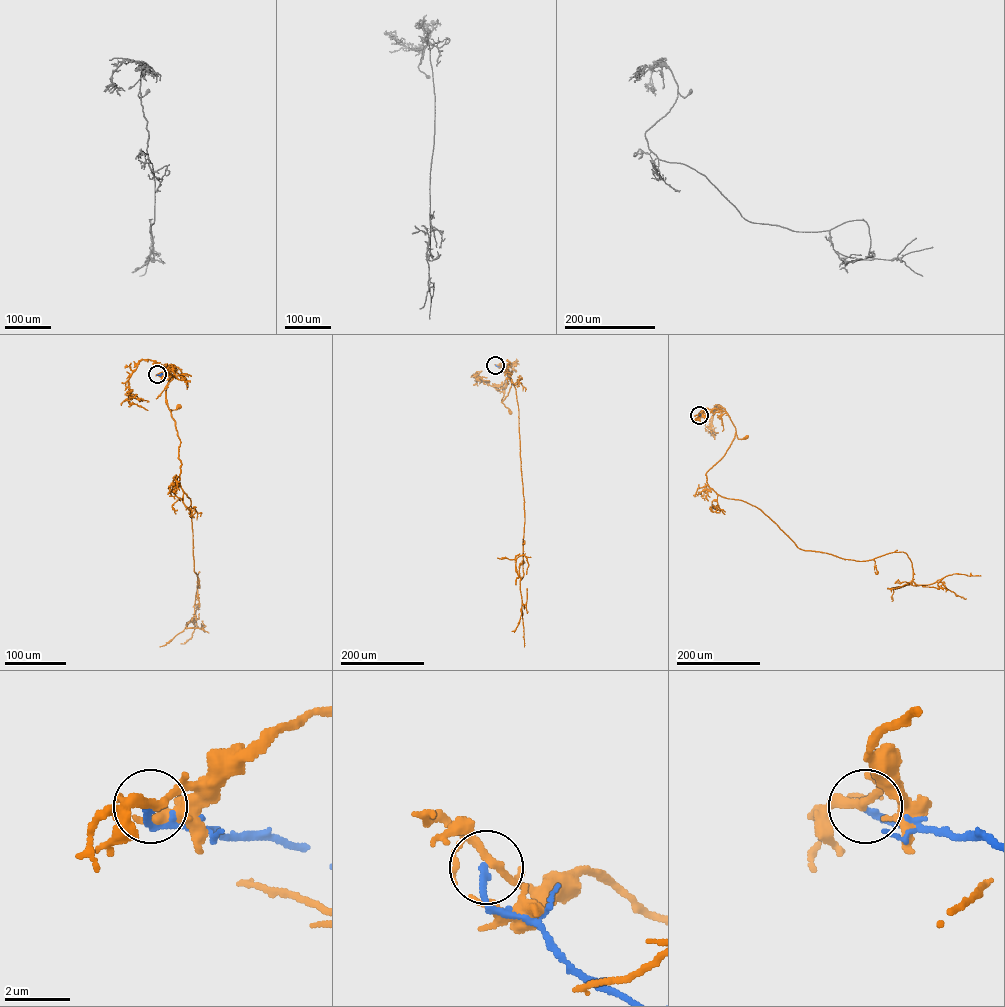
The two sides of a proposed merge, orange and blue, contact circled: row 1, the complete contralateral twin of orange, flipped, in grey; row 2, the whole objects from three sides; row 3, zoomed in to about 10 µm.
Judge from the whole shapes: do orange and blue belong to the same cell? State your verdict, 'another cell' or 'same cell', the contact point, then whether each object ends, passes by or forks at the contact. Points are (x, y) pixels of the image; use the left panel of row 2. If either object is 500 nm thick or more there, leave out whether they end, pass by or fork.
another cell | (157, 374) | orange forks | blue ends

